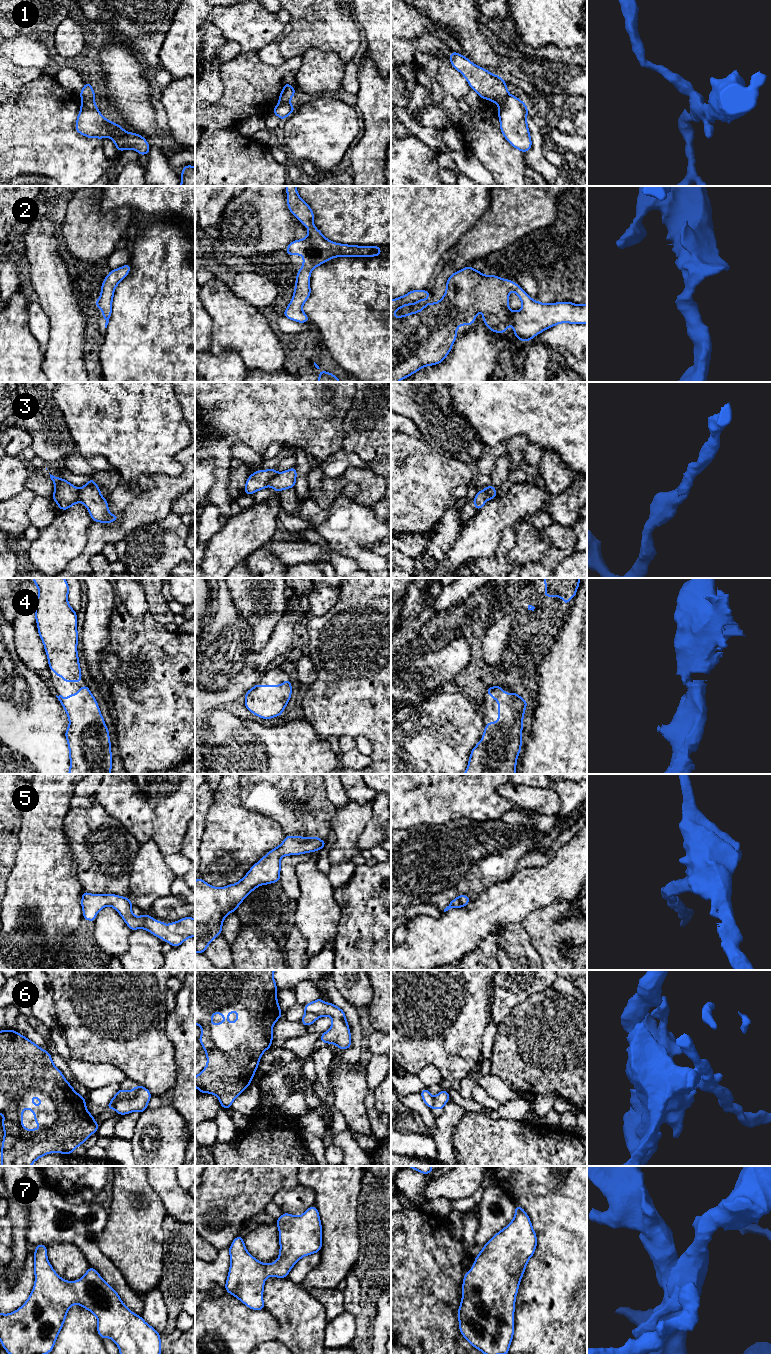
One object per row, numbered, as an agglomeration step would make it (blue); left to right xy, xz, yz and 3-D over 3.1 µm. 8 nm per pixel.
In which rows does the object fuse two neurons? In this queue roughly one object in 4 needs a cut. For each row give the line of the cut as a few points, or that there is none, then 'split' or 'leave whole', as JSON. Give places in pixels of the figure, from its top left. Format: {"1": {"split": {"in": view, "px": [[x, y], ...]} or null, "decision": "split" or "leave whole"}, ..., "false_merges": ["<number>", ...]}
{"1": {"split": {"in": "xy", "px": [[82, 98], [93, 99]]}, "decision": "split"}, "2": {"split": null, "decision": "leave whole"}, "3": {"split": {"in": "xz", "px": [[277, 473], [271, 478], [268, 485]]}, "decision": "split"}, "4": {"split": null, "decision": "leave whole"}, "5": {"split": null, "decision": "leave whole"}, "6": {"split": {"in": "xy", "px": [[126, 1093], [123, 1096], [114, 1096]]}, "decision": "split"}, "7": {"split": null, "decision": "leave whole"}, "false_merges": ["1", "3", "6"]}

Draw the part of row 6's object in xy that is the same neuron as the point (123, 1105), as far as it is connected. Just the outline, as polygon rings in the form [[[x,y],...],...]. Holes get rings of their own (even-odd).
[[[139,1085],[138,1087],[132,1087],[129,1091],[125,1091],[123,1090],[126,1094],[124,1097],[113,1097],[111,1099],[111,1101],[113,1102],[114,1106],[115,1106],[115,1110],[116,1112],[119,1114],[119,1115],[126,1115],[128,1113],[131,1113],[131,1112],[139,1112],[139,1113],[142,1113],[143,1111],[145,1111],[148,1107],[147,1107],[147,1104],[149,1102],[149,1100],[151,1099],[152,1095],[150,1093],[150,1091],[148,1089],[146,1089],[144,1086],[142,1085]],[[120,1088],[120,1090],[123,1090],[122,1088]]]

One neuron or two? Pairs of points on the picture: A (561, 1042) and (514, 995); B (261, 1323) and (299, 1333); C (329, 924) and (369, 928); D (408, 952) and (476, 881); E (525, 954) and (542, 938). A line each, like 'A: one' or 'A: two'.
A: two
B: two
C: two
D: two
E: two

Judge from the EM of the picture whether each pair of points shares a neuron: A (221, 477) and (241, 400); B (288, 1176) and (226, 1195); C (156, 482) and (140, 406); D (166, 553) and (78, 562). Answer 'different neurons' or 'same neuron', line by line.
A: same neuron
B: same neuron
C: different neurons
D: different neurons

